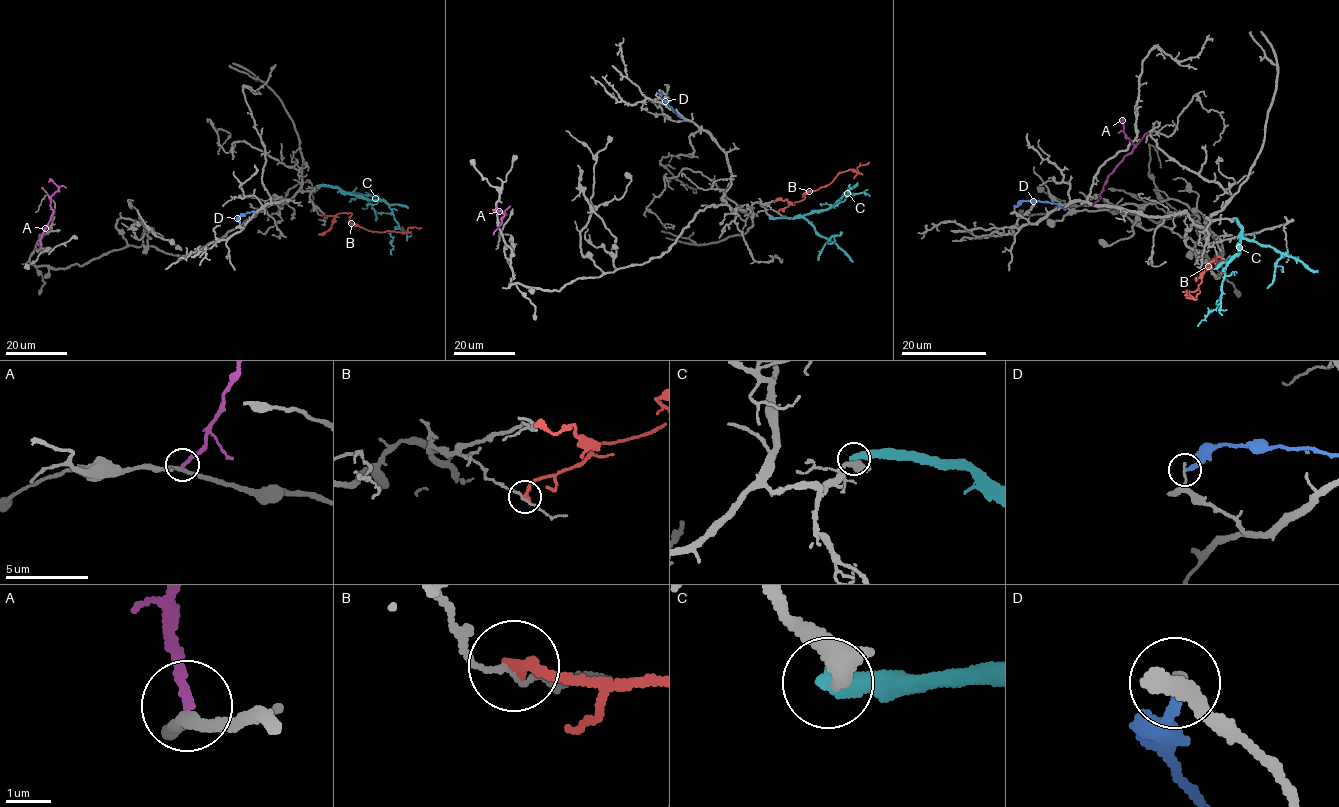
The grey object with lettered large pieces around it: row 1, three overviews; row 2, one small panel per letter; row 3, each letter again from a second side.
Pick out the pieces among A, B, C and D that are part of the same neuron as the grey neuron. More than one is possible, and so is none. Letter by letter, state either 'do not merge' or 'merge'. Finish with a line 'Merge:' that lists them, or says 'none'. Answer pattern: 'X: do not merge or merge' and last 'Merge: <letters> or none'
A: do not merge
B: do not merge
C: do not merge
D: do not merge
Merge: none

